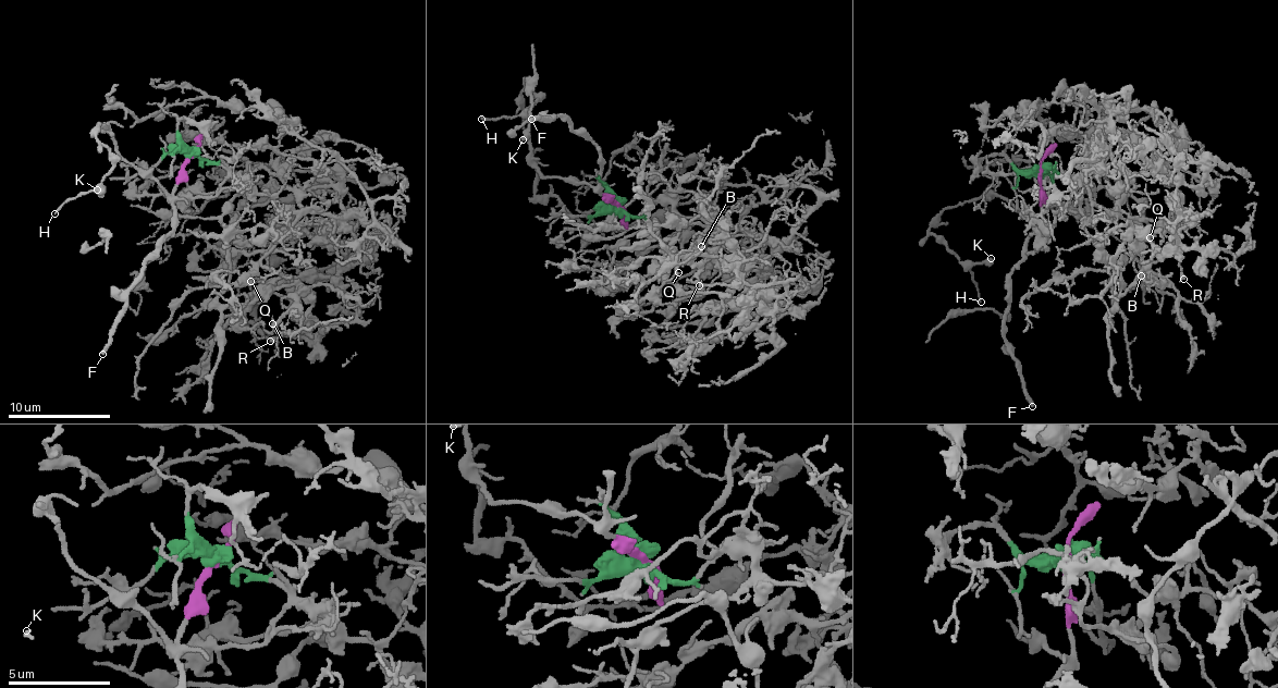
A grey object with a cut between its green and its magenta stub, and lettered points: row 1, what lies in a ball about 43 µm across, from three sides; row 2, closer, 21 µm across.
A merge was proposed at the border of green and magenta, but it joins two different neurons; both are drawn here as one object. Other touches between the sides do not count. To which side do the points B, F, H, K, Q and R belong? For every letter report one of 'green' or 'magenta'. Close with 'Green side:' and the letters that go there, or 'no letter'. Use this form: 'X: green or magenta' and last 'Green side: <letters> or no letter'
B: green
F: magenta
H: magenta
K: magenta
Q: green
R: green
Green side: B, Q, R

